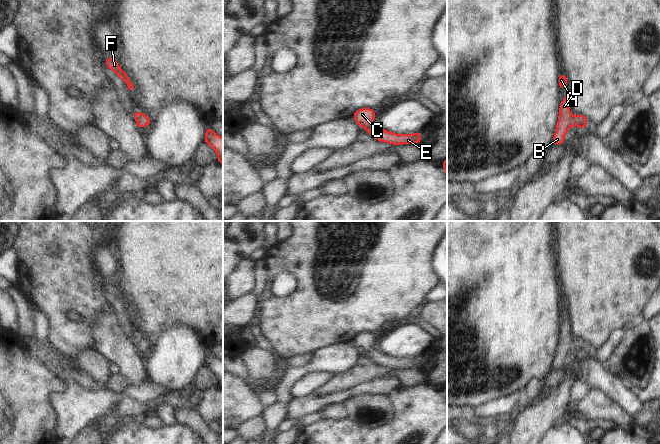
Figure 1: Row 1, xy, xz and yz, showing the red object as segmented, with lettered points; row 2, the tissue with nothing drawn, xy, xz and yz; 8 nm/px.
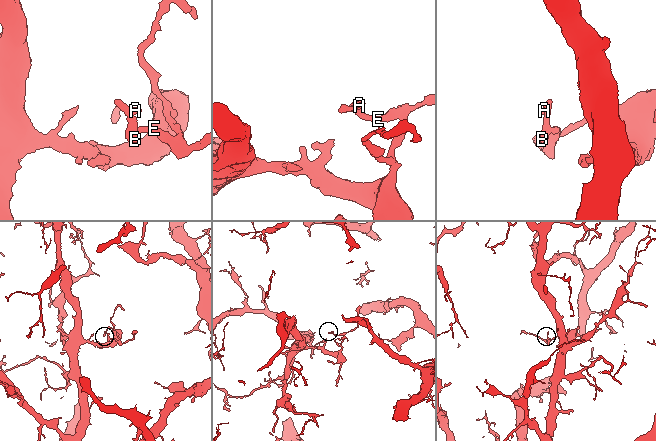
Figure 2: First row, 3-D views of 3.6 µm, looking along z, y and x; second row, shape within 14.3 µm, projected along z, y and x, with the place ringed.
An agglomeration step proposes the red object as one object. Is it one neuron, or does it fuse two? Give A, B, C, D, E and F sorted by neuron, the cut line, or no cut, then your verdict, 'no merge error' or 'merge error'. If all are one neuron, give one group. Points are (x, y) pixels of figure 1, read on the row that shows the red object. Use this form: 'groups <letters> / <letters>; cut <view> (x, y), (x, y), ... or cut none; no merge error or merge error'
groups A B C D E F; cut none; no merge error

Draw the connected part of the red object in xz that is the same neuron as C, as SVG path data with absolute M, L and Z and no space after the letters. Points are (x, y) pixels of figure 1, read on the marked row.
M359 108L352 116L360 128L365 128L366 132L379 142L398 146L402 144L418 144L422 141L422 134L420 132L413 134L396 134L373 125L372 122L376 117L373 108Z

